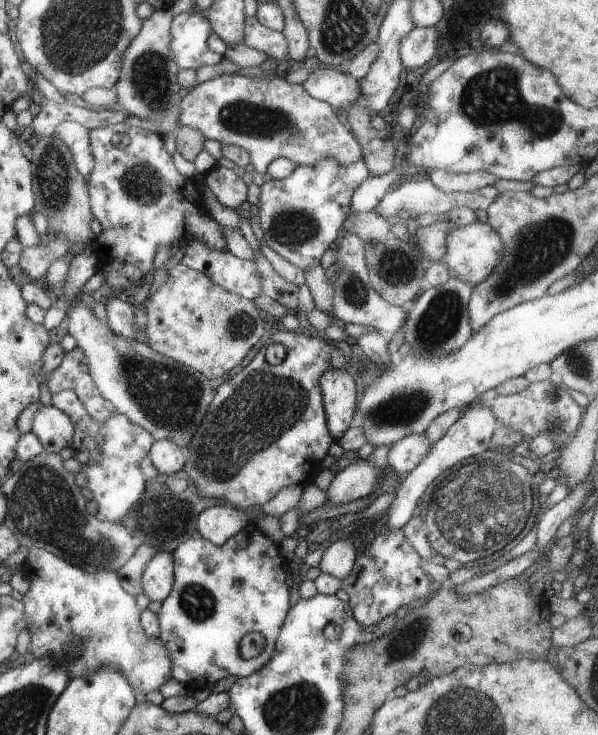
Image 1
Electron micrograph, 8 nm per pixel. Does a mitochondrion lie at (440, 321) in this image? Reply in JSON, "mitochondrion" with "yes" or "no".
{"mitochondrion":"yes"}

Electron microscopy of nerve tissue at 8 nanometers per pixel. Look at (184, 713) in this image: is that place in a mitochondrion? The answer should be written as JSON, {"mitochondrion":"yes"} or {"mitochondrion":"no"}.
{"mitochondrion":"no"}

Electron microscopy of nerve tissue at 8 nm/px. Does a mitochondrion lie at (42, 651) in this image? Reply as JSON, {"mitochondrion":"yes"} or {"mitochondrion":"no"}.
{"mitochondrion":"no"}

